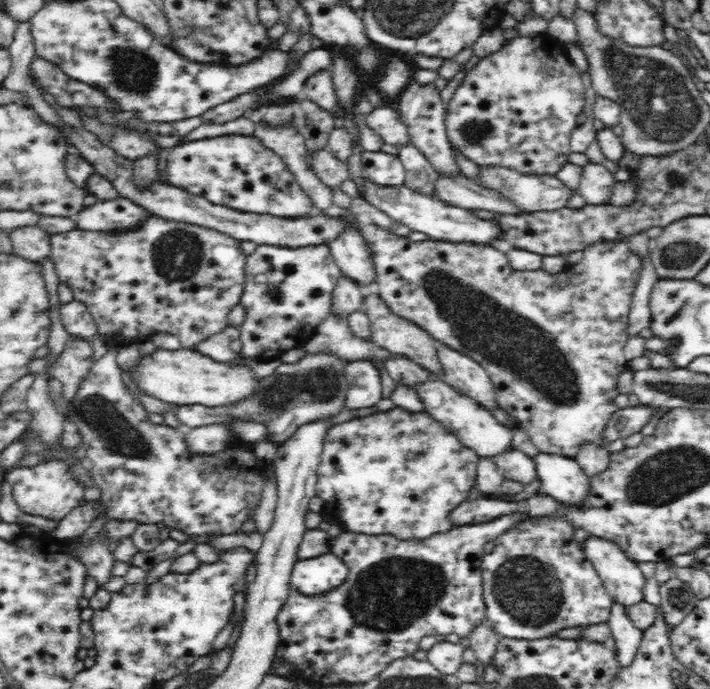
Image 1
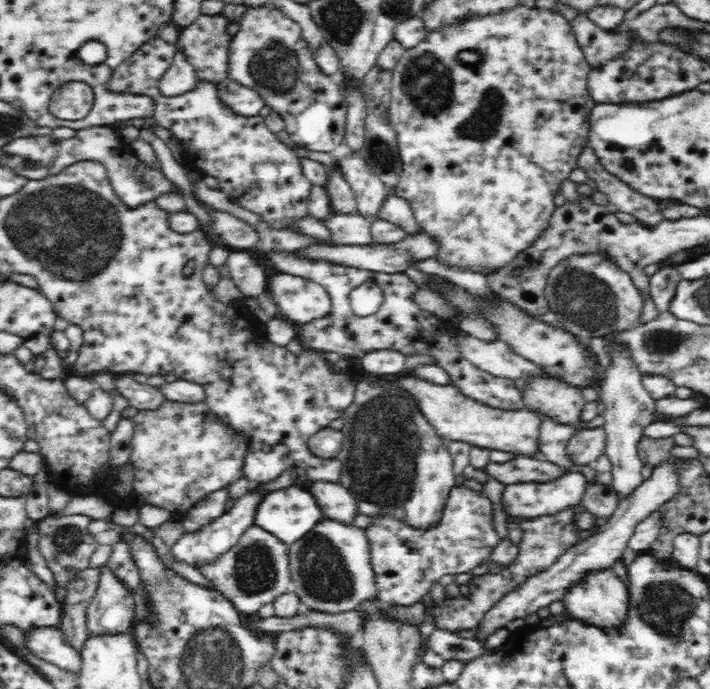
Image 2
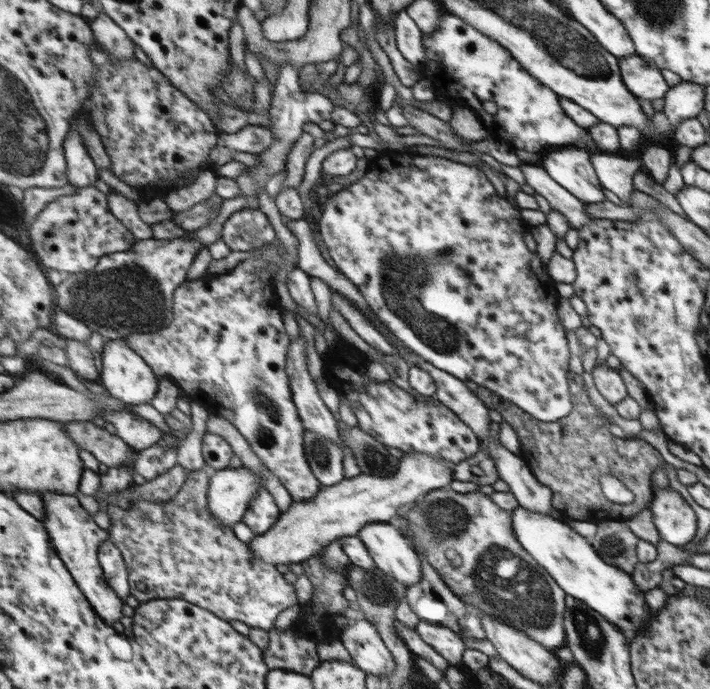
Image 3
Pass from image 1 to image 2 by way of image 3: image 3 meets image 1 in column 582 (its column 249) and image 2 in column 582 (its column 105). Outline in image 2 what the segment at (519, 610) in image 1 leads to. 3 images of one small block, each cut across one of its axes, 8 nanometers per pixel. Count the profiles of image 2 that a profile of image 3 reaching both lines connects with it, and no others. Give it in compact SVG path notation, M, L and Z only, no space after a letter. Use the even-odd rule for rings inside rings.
M581 505L570 507L568 510L558 512L552 516L540 517L534 520L527 520L522 524L523 537L518 544L519 553L509 567L489 571L483 575L475 575L469 584L471 594L468 600L446 600L433 606L431 614L434 624L438 628L461 632L477 627L485 612L488 612L496 601L500 601L508 592L522 585L527 578L534 576L544 570L548 570L568 548L576 544L576 533L579 528L574 524L574 519L583 508Z

